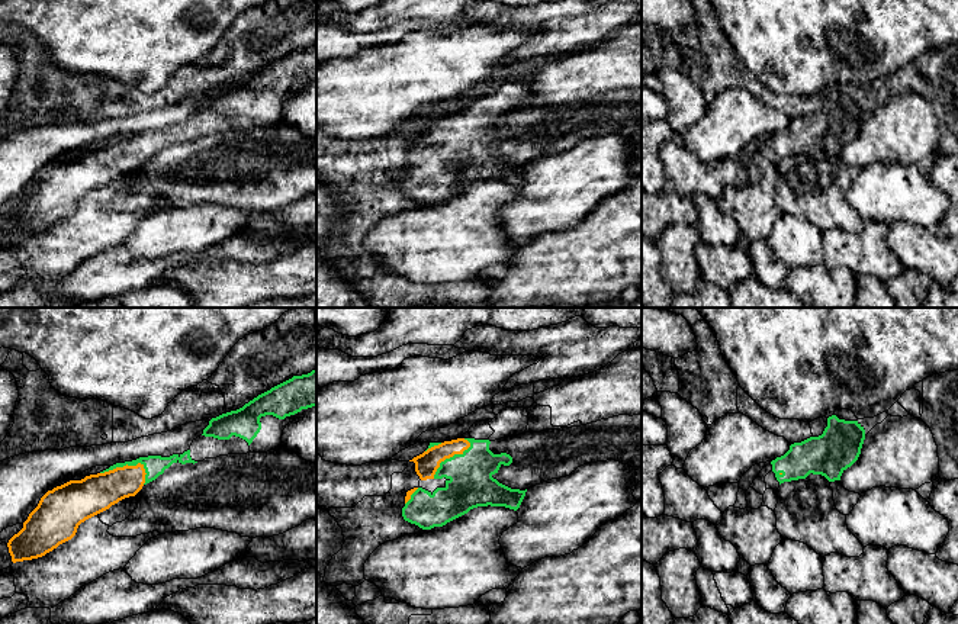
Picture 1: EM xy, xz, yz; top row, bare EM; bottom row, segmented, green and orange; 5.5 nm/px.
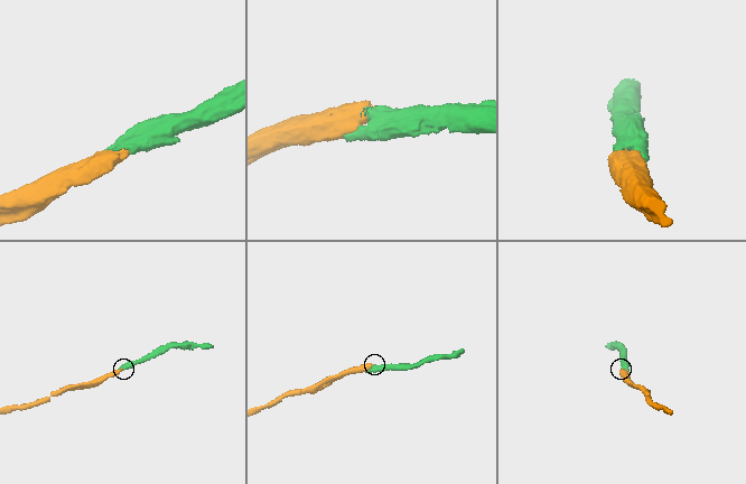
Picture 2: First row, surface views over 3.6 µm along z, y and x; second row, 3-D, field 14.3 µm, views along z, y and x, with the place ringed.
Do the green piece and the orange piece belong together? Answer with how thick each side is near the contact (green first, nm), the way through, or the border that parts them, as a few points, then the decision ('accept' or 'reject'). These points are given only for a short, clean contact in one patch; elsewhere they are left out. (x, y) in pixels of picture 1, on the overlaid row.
calibres 120 and 220 nm; accept

